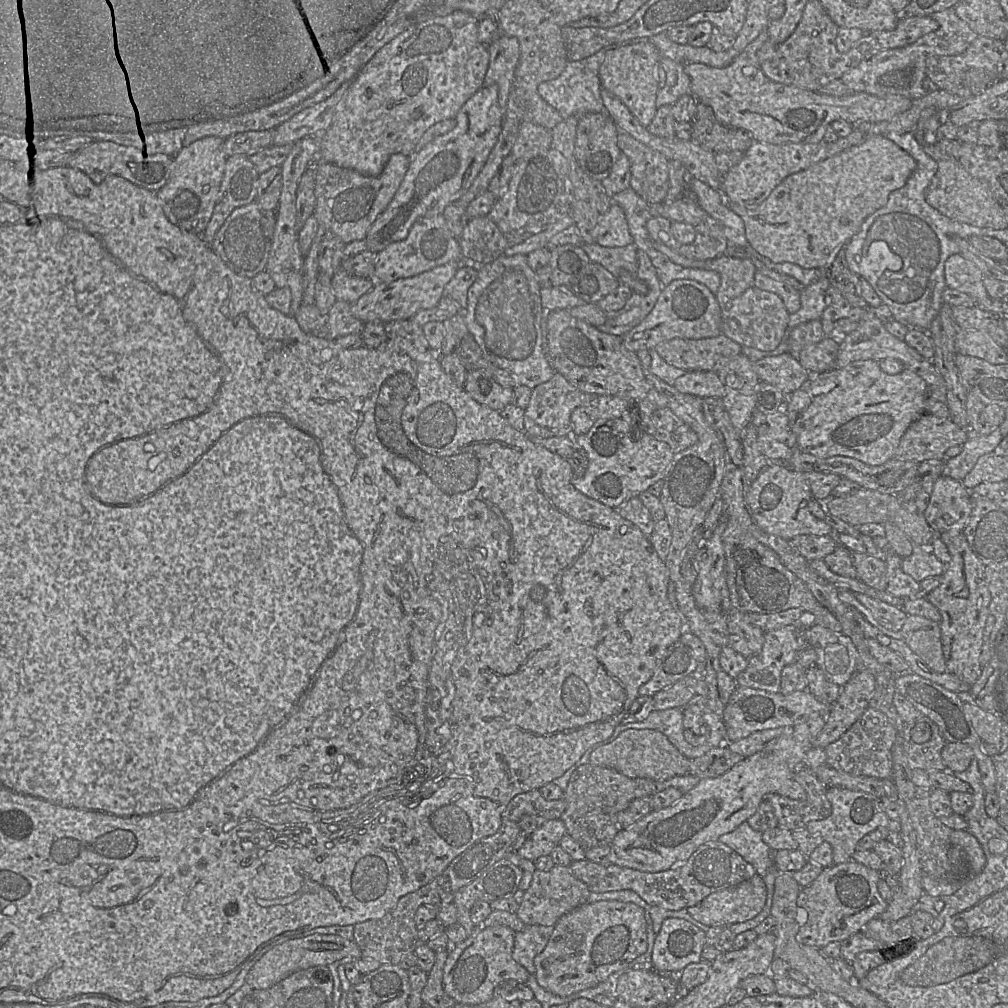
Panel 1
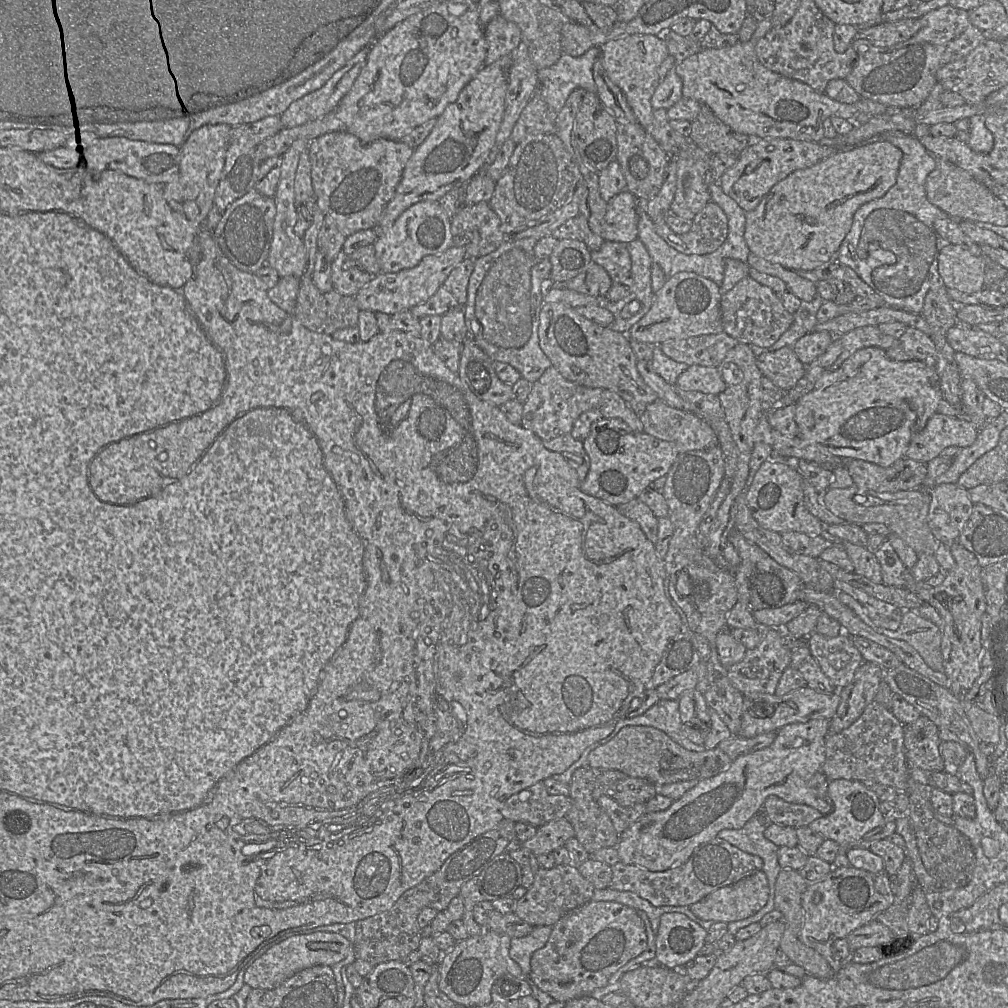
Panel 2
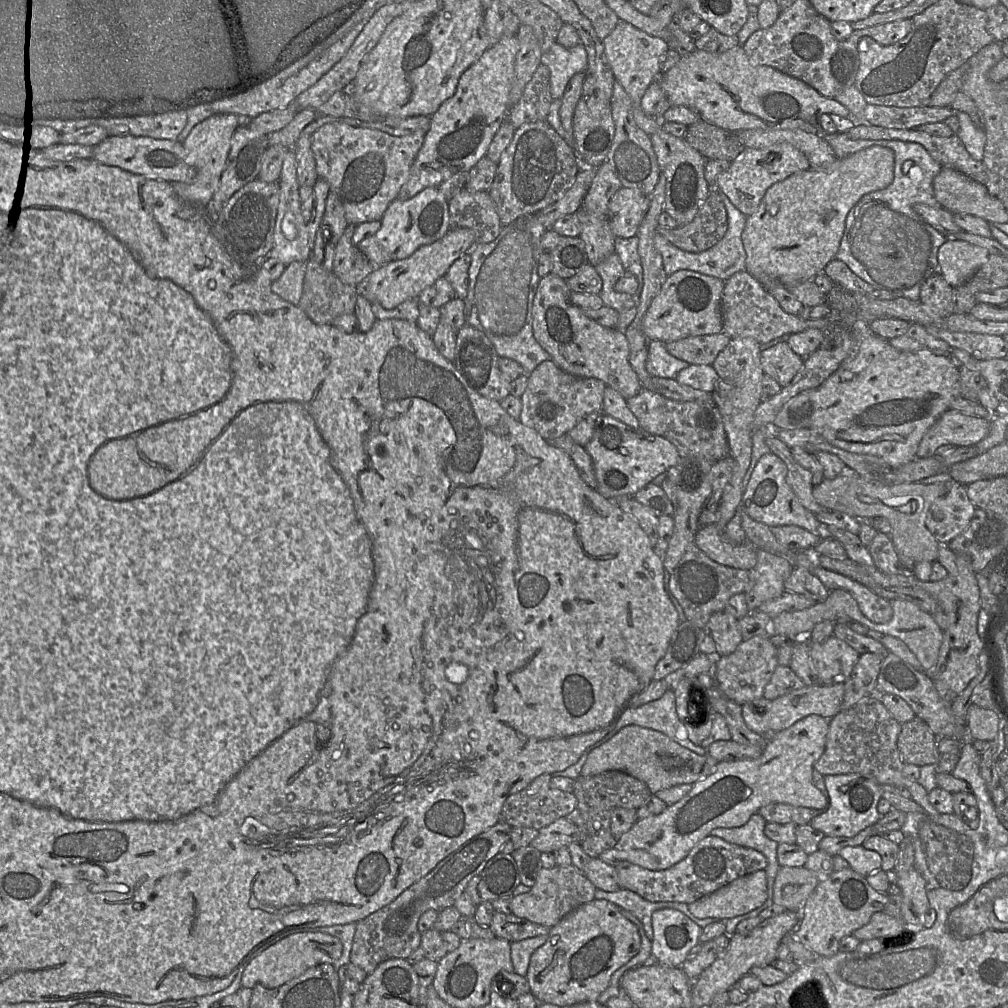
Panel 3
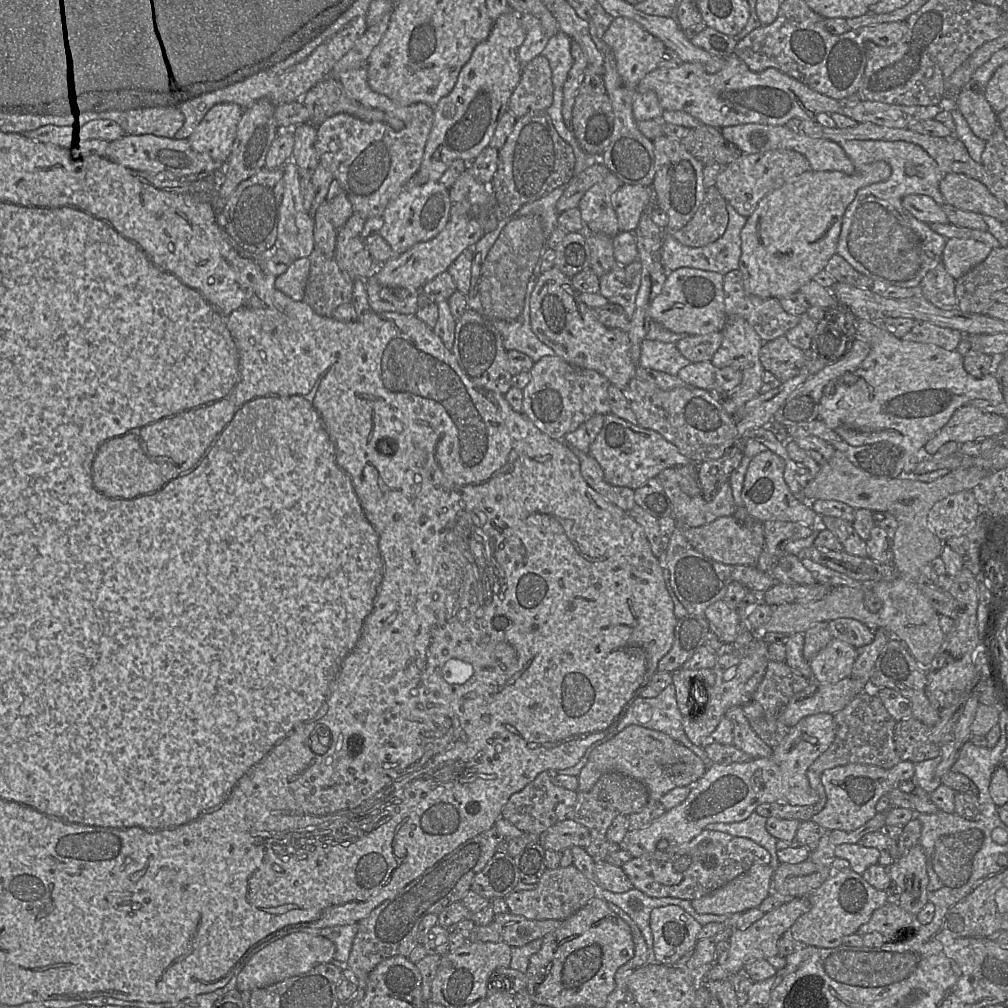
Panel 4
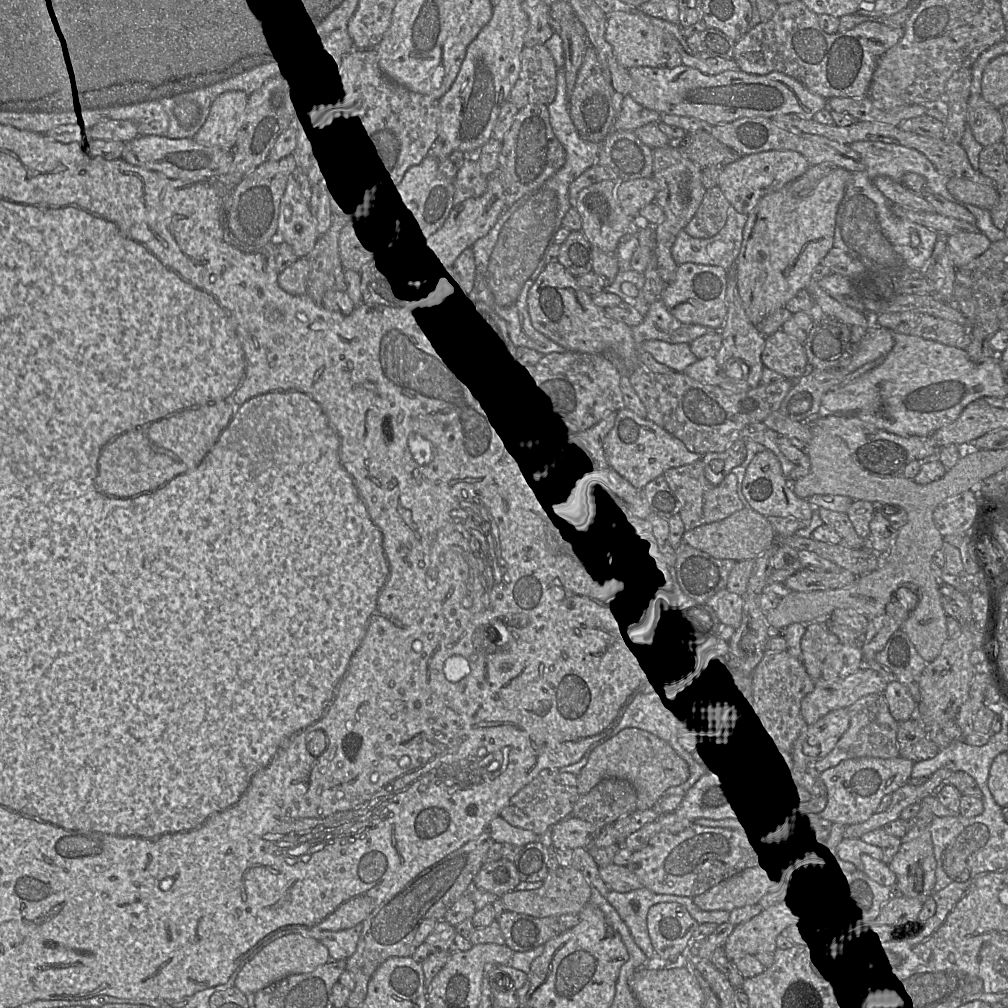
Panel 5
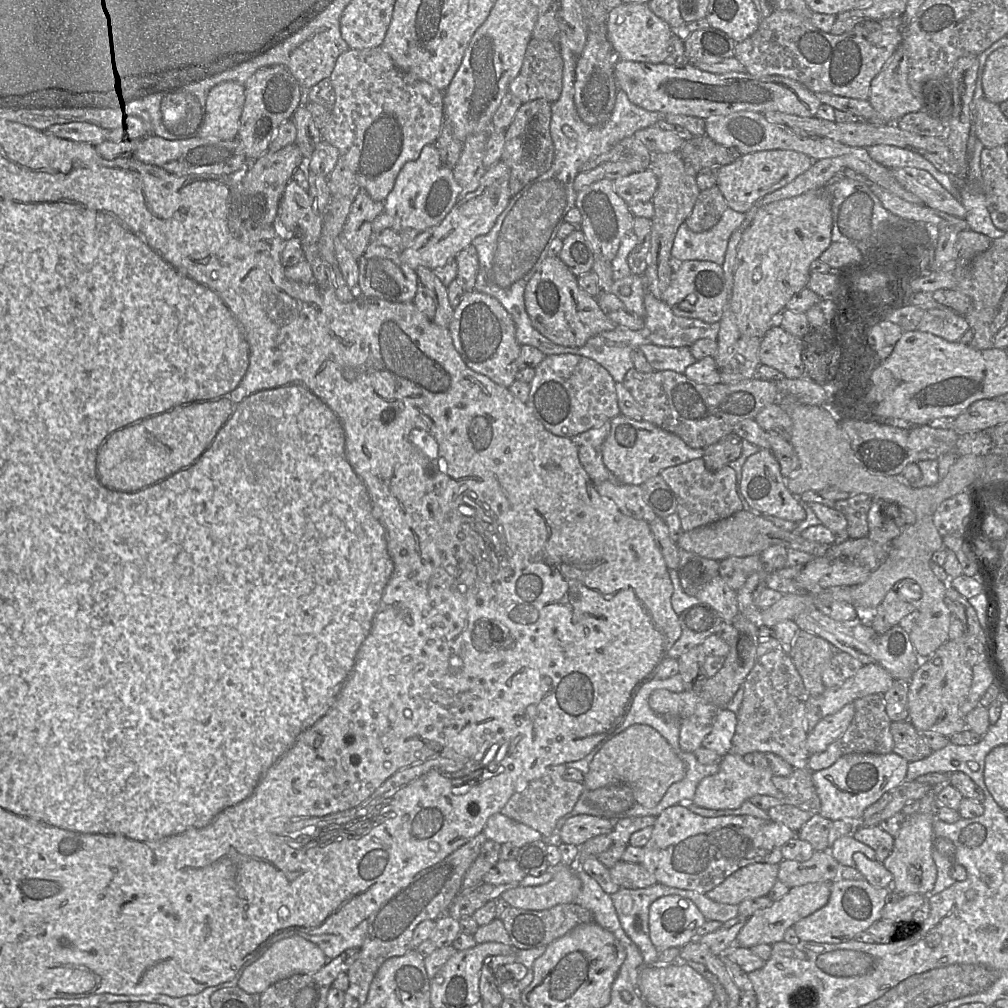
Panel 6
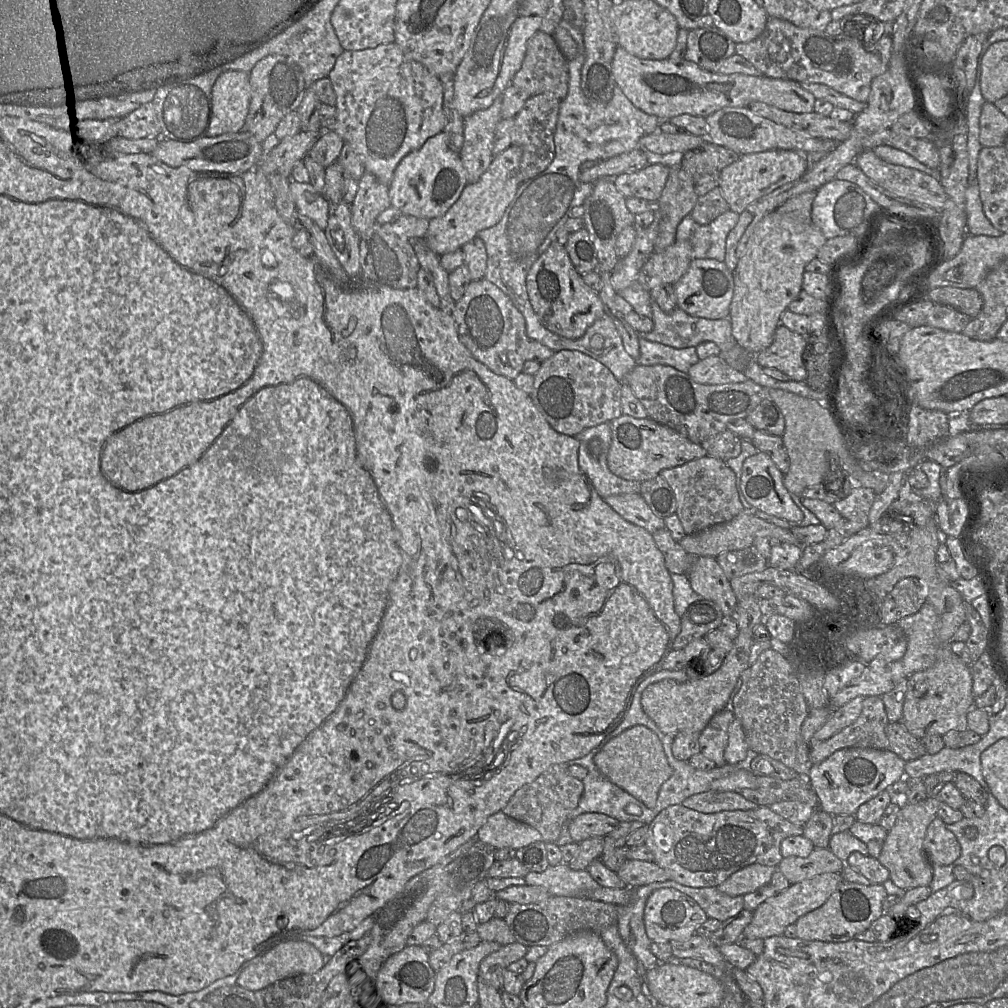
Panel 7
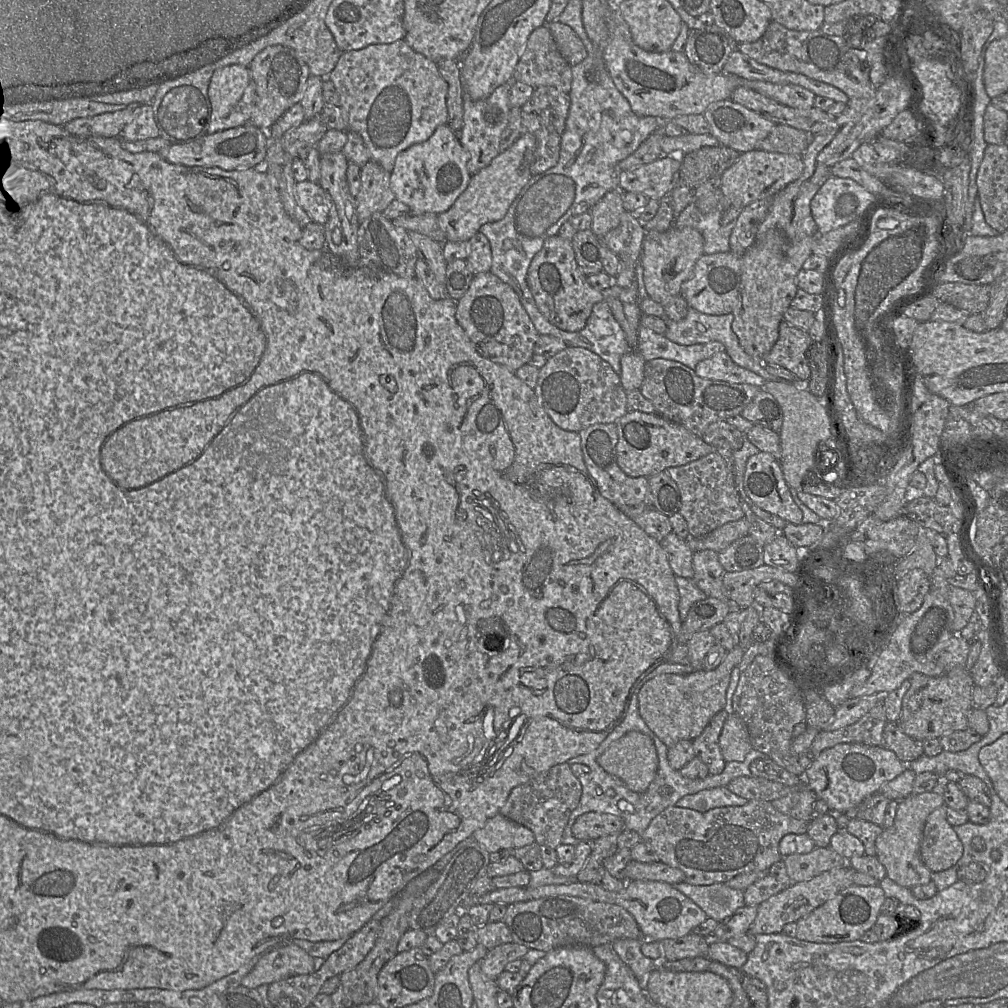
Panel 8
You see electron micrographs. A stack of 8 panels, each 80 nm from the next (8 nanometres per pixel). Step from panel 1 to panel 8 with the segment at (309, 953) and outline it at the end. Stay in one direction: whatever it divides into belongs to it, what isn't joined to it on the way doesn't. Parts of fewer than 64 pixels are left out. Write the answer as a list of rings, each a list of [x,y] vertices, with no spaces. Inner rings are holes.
[[[294,944],[272,948],[274,949],[257,959],[253,969],[243,977],[241,986],[257,988],[293,975],[315,971],[314,958],[302,948]]]

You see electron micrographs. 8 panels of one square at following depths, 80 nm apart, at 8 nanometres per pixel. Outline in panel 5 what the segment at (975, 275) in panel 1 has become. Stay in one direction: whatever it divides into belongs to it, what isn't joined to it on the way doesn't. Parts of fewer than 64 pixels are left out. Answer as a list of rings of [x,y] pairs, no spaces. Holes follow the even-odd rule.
[[[960,232],[947,237],[950,258],[956,269],[983,254],[992,244],[982,232]]]

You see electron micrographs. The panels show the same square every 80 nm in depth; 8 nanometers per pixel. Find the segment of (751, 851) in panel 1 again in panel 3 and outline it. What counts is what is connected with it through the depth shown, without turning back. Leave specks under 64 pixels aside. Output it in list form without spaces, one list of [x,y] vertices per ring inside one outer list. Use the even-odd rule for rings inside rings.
[[[758,813],[753,814],[746,824],[735,828],[716,828],[711,831],[711,835],[717,836],[726,842],[736,844],[742,847],[755,849],[761,852],[767,859],[765,868],[768,884],[768,898],[763,905],[750,911],[749,913],[736,916],[725,920],[726,934],[733,935],[736,933],[738,923],[742,920],[758,916],[762,910],[772,905],[773,888],[777,872],[780,868],[777,859],[778,843],[769,839],[764,834],[766,825],[765,819]]]

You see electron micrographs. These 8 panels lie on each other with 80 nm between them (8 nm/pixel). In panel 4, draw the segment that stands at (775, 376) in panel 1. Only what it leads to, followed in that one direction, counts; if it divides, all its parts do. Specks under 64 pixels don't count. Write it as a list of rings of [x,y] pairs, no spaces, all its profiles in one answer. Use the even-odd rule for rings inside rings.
[[[784,335],[764,342],[759,358],[764,370],[785,382],[800,372],[807,361],[807,353],[793,346]]]

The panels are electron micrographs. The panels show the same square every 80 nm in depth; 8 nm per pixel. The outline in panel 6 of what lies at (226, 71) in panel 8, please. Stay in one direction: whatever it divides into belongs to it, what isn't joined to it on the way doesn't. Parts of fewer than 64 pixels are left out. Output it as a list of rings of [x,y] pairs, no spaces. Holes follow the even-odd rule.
[[[229,81],[213,87],[208,93],[206,115],[196,137],[217,140],[236,139],[244,103],[244,85]]]

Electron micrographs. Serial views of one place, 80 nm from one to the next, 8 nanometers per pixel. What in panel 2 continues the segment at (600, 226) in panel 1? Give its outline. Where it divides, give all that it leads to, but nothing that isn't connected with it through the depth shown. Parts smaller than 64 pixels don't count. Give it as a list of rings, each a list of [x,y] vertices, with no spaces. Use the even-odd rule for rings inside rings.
[[[626,189],[608,201],[602,230],[605,241],[628,243],[638,238],[638,201]]]

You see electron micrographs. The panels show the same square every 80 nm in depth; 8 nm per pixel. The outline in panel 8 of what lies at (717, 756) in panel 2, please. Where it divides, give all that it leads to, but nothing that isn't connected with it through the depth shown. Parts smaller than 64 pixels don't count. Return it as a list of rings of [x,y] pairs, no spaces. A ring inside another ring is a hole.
[[[630,731],[611,743],[597,761],[607,773],[637,793],[647,790],[658,769],[654,742],[639,731]]]

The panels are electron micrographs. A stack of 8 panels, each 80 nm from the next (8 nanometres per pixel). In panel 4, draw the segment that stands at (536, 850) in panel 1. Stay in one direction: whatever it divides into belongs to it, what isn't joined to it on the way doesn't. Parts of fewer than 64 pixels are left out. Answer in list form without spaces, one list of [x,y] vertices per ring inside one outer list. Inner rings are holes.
[[[565,819],[541,833],[539,843],[545,850],[555,852],[574,846],[585,849],[591,843],[591,835],[584,825],[572,819]]]

